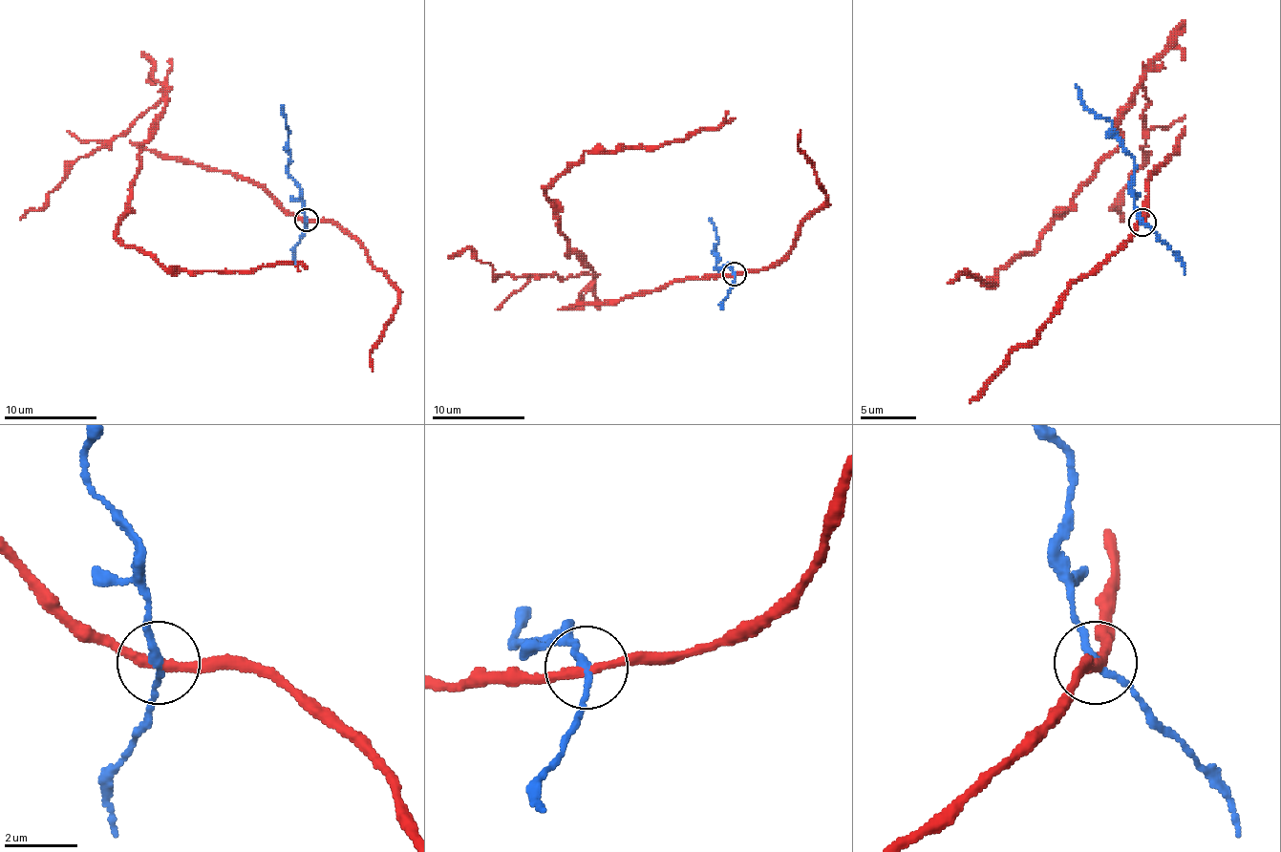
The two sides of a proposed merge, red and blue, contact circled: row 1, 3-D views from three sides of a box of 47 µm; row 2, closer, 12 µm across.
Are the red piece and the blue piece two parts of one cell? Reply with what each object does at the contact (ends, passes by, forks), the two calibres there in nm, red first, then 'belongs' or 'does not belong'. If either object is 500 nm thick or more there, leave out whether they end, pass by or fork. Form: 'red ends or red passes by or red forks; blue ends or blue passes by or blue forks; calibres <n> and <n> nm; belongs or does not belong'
red passes by; blue passes by; calibres 240 and 190 nm; does not belong

